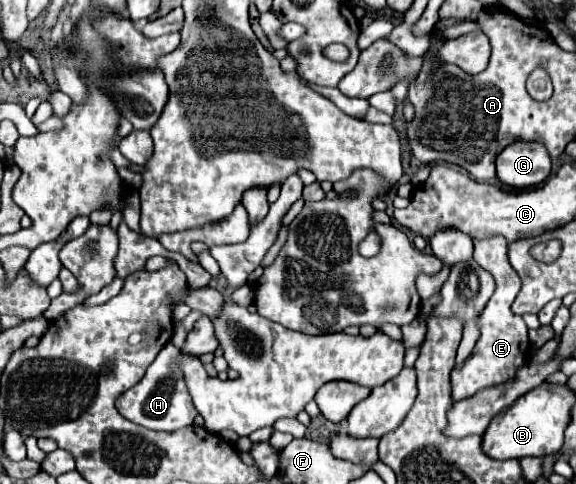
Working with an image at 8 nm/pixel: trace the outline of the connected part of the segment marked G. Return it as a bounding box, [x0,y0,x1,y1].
[498,142,550,188]

